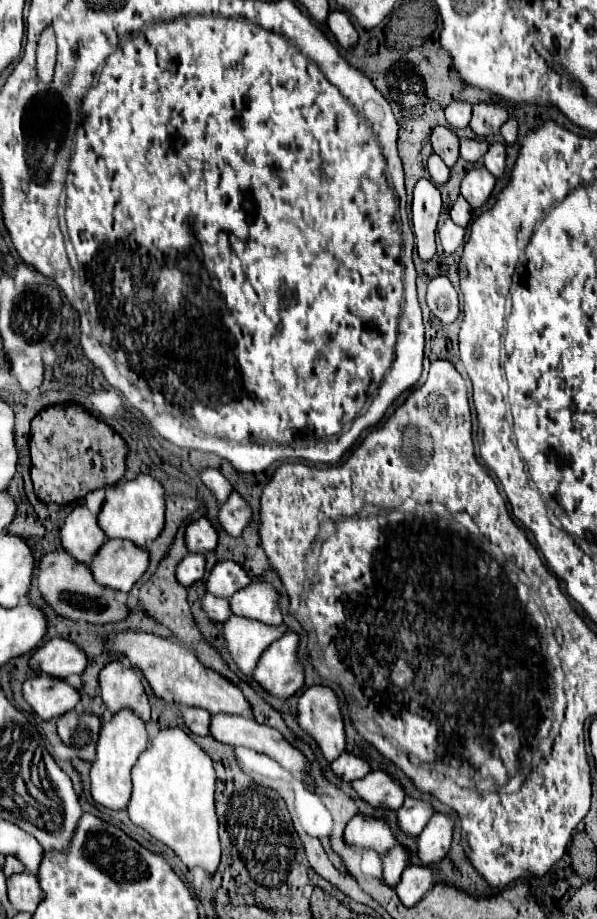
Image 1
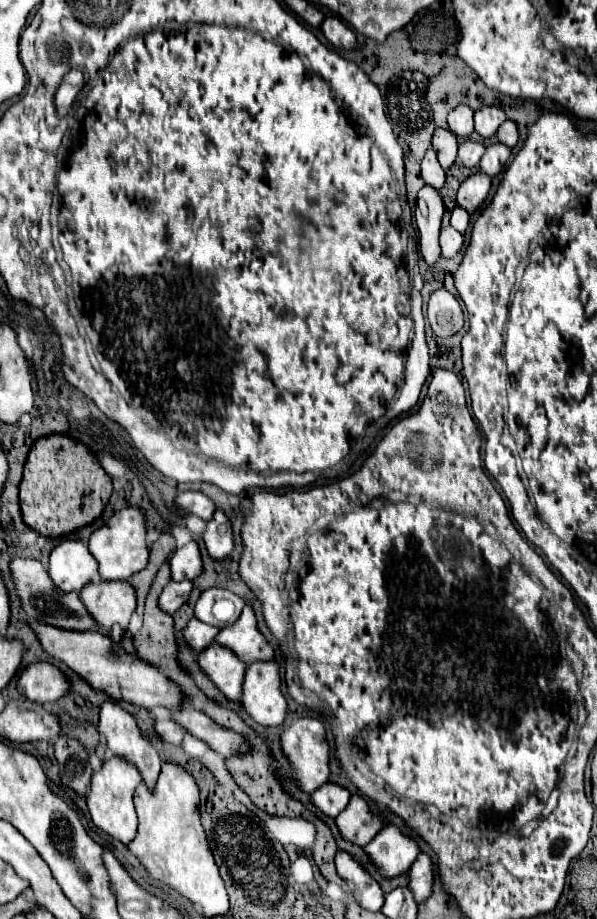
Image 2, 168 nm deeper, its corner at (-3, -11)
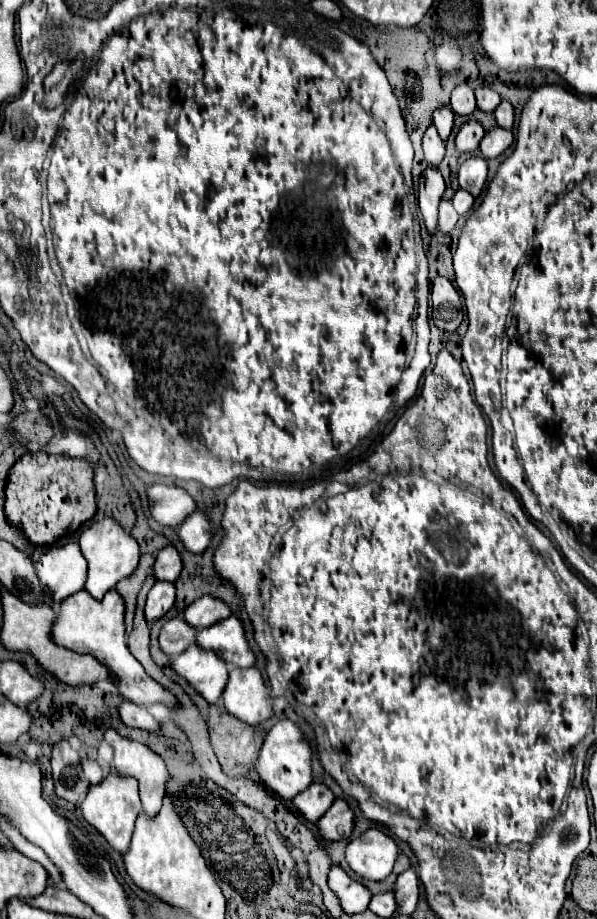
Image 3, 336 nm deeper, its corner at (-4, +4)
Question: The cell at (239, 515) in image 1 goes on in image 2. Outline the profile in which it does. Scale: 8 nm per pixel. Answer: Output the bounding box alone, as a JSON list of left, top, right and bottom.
[203,509,233,561]

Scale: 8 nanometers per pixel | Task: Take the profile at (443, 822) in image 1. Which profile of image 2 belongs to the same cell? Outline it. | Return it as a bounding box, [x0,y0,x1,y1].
[409,853,433,903]

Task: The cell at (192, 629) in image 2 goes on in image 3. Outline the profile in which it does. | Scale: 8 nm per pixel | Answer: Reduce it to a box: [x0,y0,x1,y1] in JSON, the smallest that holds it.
[160,616,196,656]

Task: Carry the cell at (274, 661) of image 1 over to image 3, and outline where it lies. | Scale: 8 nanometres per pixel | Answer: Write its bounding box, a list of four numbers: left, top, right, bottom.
[222,666,274,724]

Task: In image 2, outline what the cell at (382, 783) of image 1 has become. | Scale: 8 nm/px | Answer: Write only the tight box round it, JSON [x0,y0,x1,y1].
[335,795,385,847]

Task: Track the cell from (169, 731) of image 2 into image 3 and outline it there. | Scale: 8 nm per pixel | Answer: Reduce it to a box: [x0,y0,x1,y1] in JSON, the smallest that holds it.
[120,702,162,732]

